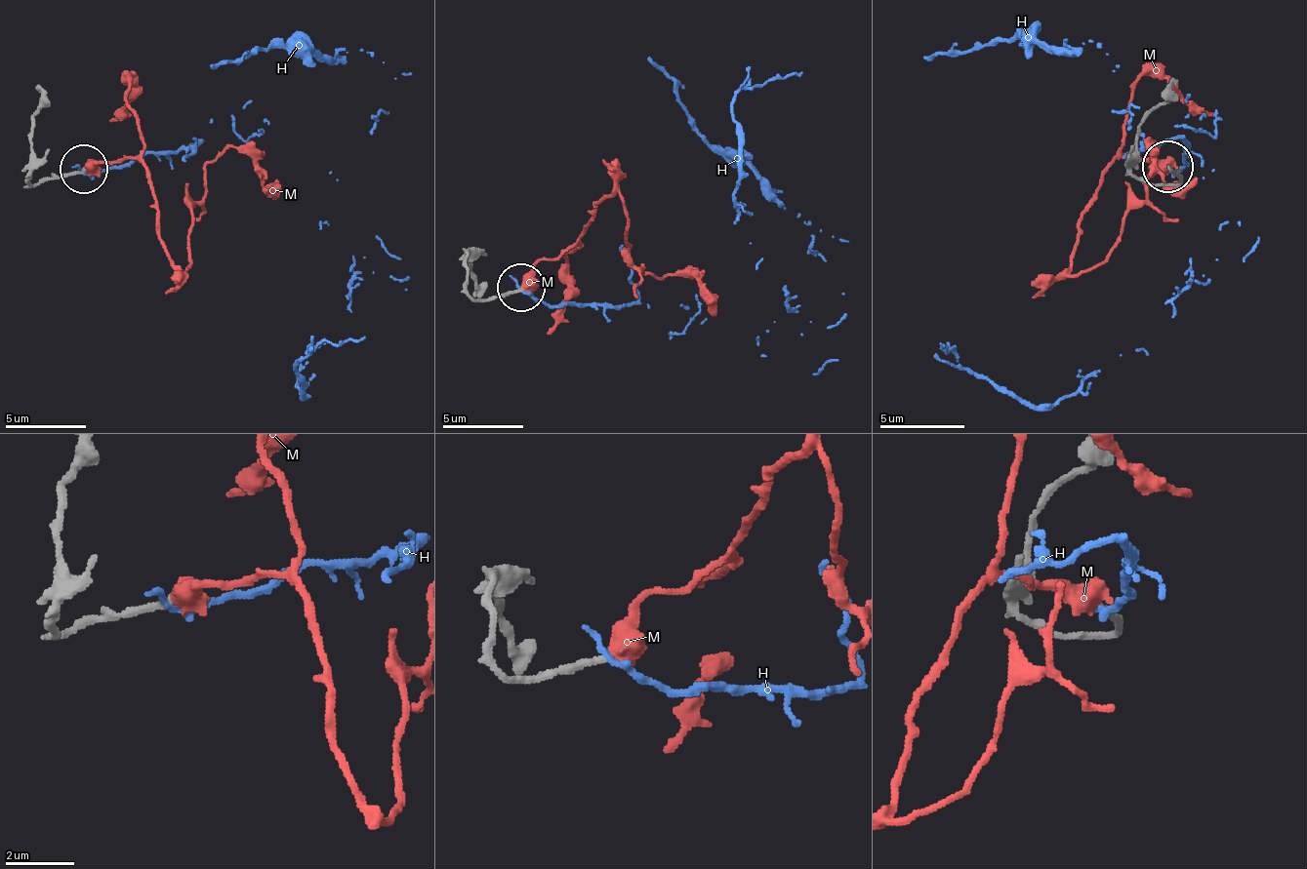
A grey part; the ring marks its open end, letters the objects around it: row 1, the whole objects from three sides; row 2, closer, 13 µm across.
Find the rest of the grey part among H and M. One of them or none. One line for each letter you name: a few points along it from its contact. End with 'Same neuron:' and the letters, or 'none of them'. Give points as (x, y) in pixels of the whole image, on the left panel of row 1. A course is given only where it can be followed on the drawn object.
M: course (82, 170), (127, 158), (146, 170), (163, 251), (183, 270), (203, 170), (231, 145), (267, 186), (275, 177)
Same neuron: M

